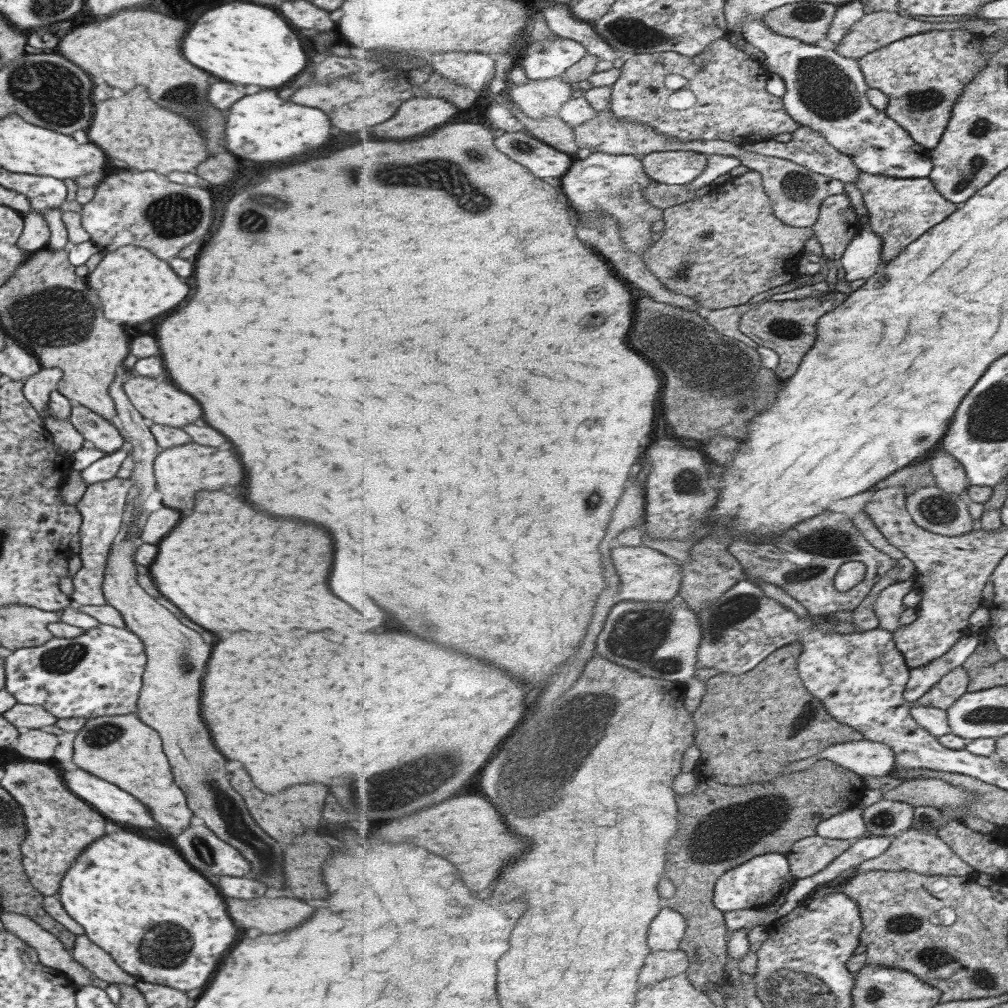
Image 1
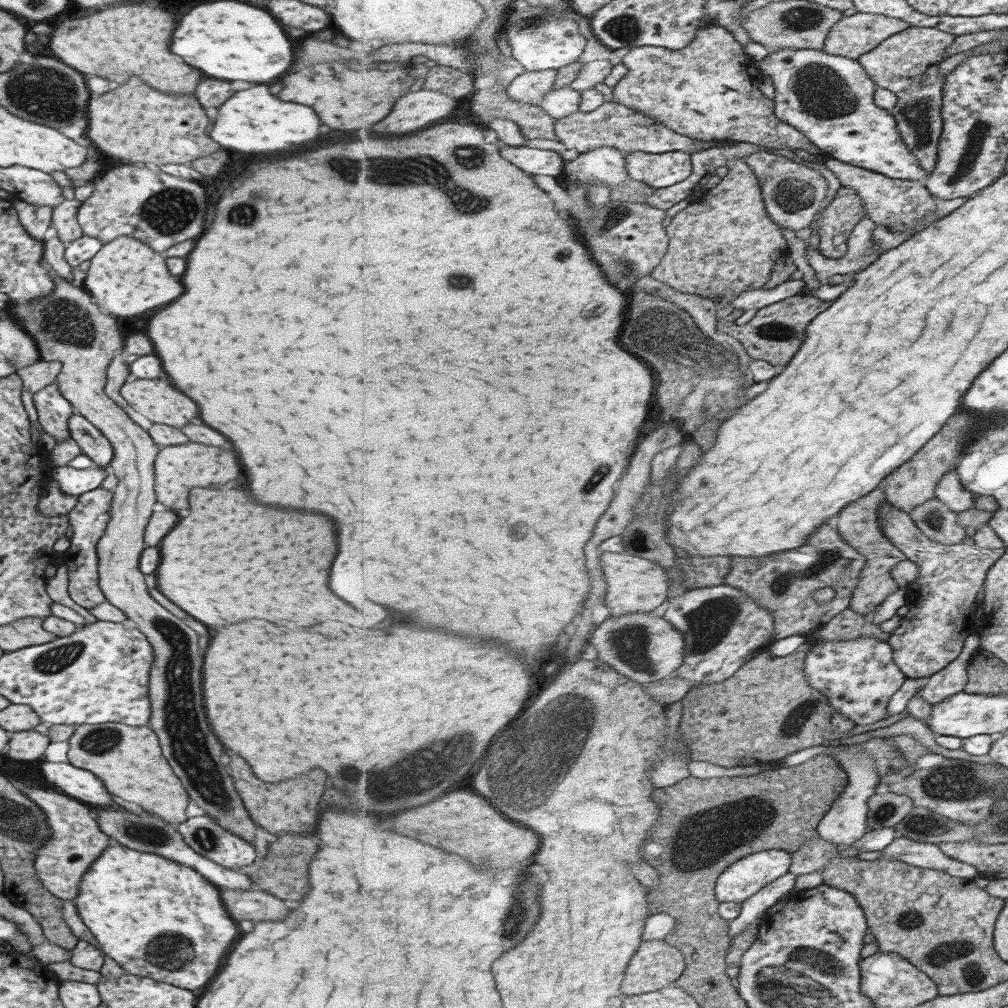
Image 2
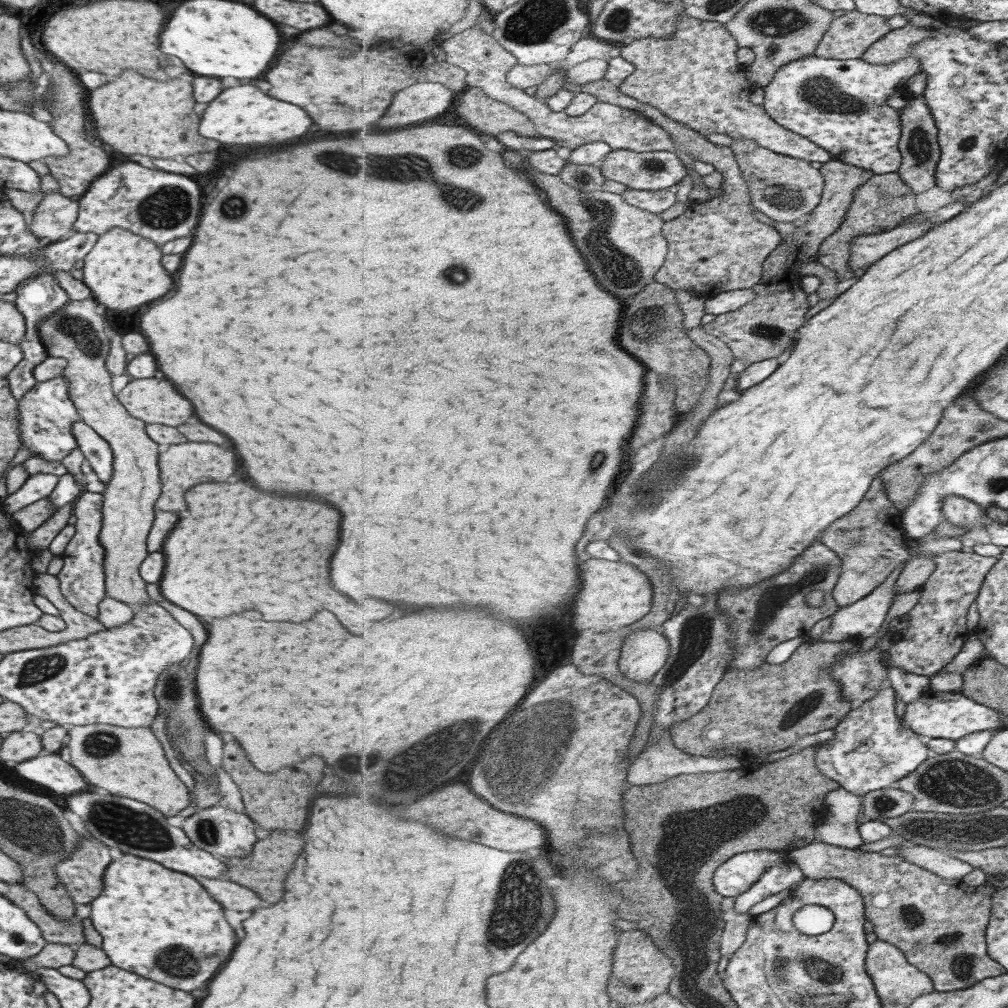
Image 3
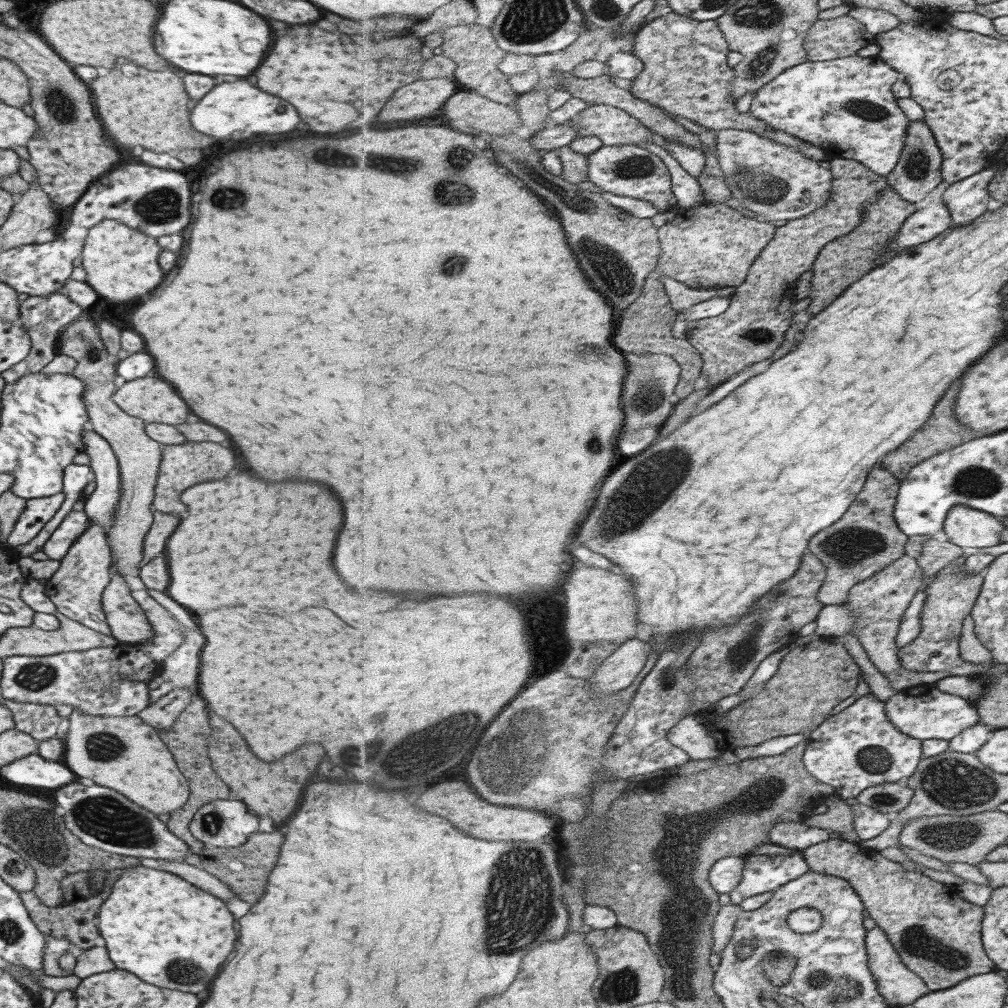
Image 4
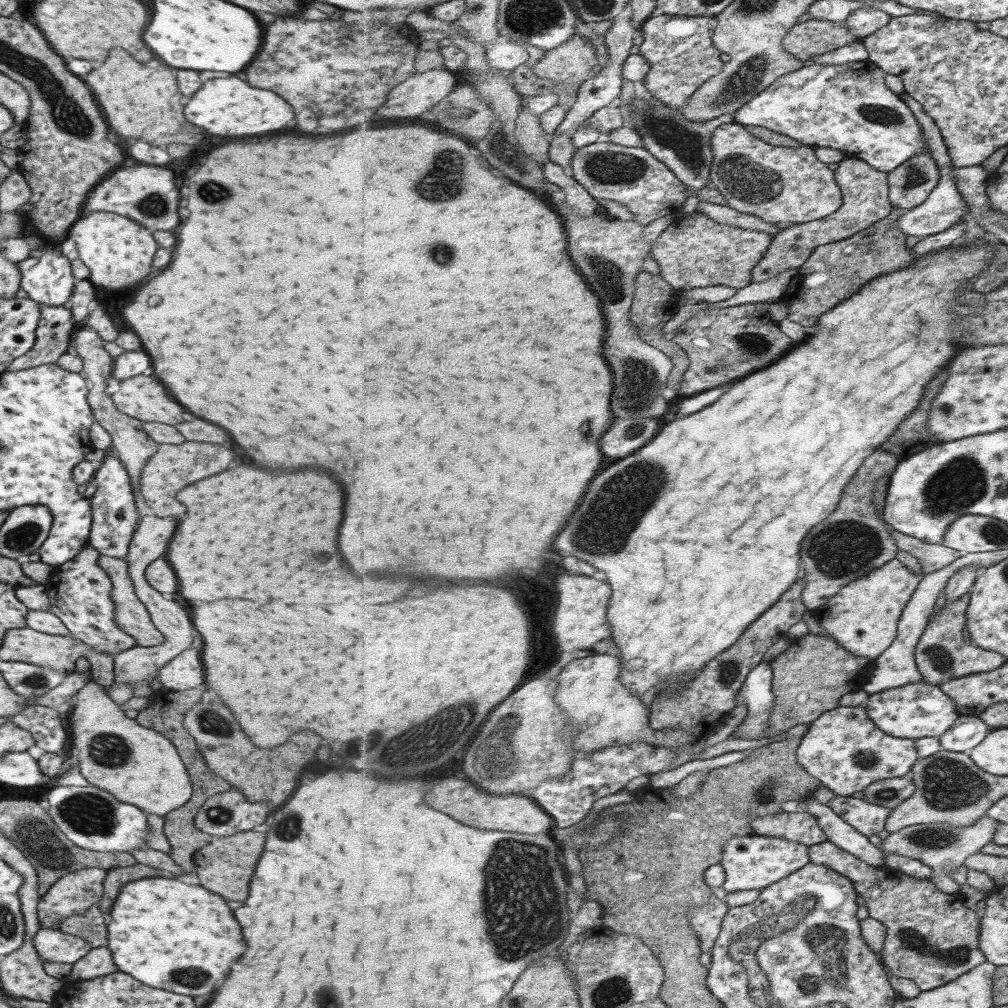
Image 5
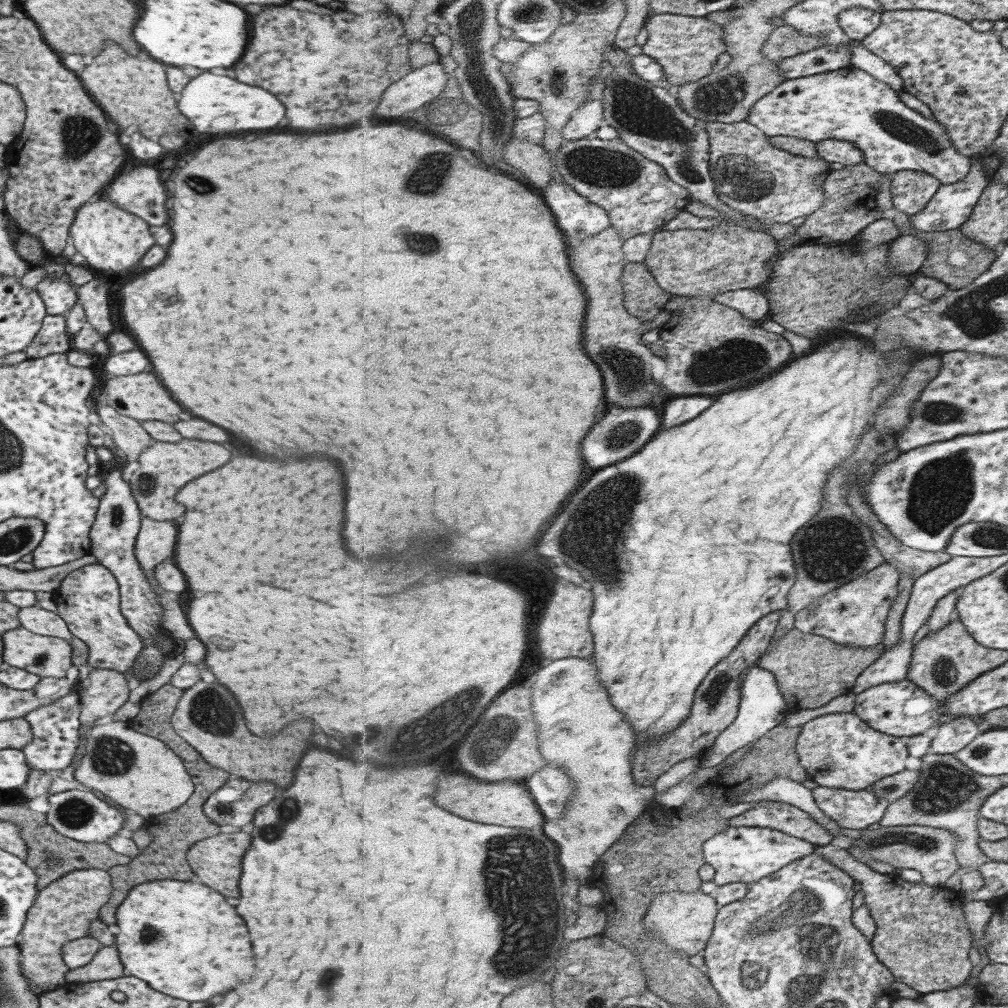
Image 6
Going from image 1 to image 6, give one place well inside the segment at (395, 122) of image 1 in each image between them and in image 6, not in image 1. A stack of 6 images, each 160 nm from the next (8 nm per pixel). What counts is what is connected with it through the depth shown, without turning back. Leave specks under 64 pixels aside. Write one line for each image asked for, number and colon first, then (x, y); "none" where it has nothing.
2: (421, 109)
3: (426, 100)
4: (421, 98)
5: (419, 93)
6: (423, 86)

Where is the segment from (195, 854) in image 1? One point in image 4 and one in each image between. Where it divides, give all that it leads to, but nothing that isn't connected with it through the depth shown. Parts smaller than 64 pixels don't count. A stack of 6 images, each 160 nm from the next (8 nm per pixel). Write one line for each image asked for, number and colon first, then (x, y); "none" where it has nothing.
2: (202, 834)
3: (219, 831)
4: (221, 823)

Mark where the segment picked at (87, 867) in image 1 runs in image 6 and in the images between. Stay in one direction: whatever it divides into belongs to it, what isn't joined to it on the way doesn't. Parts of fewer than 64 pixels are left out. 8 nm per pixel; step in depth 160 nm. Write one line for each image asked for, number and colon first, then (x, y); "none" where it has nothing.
2: (117, 898)
3: (161, 925)
4: (169, 934)
5: (171, 936)
6: (181, 938)

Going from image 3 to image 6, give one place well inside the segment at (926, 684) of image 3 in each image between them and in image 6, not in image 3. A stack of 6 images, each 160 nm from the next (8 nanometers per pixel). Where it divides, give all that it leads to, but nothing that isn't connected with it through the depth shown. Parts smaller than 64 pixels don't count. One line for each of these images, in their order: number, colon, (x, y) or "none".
4: (879, 603)
5: (863, 616)
6: (856, 614)

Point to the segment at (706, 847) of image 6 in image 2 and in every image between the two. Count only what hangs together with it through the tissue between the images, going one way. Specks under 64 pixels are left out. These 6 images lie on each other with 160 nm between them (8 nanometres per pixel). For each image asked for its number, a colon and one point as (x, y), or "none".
2: (755, 909)
3: (777, 879)
4: (770, 866)
5: (754, 862)

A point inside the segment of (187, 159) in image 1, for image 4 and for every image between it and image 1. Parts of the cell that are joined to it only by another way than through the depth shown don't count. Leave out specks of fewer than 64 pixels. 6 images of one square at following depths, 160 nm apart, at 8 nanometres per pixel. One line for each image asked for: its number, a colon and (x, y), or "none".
2: (135, 122)
3: (134, 115)
4: (136, 109)

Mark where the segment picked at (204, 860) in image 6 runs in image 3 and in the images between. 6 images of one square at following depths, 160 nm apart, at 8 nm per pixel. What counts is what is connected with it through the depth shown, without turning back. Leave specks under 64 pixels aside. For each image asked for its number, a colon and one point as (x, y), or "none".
3: (263, 870)
4: (244, 869)
5: (224, 866)

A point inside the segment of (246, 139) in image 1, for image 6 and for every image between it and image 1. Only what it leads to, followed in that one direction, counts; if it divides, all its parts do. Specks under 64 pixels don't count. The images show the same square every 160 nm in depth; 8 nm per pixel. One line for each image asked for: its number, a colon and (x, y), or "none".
2: (252, 121)
3: (243, 114)
4: (233, 110)
5: (229, 107)
6: (214, 104)

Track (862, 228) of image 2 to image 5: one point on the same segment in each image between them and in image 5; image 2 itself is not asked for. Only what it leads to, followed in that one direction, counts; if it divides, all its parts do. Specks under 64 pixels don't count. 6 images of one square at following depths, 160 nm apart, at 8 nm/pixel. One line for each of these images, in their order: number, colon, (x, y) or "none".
3: (867, 249)
4: (926, 224)
5: (946, 206)

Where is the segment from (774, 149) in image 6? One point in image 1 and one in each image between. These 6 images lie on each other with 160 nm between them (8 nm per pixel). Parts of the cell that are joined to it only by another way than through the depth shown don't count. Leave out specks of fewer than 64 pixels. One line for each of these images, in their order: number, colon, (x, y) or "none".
1: (804, 190)
2: (793, 193)
3: (786, 189)
4: (779, 183)
5: (791, 185)

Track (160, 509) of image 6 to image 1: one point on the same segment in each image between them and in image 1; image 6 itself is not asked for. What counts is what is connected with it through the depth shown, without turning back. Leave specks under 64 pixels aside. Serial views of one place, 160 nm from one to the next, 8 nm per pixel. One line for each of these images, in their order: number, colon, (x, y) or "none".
1: (179, 472)
2: (177, 469)
3: (181, 466)
4: (182, 465)
5: (171, 468)

